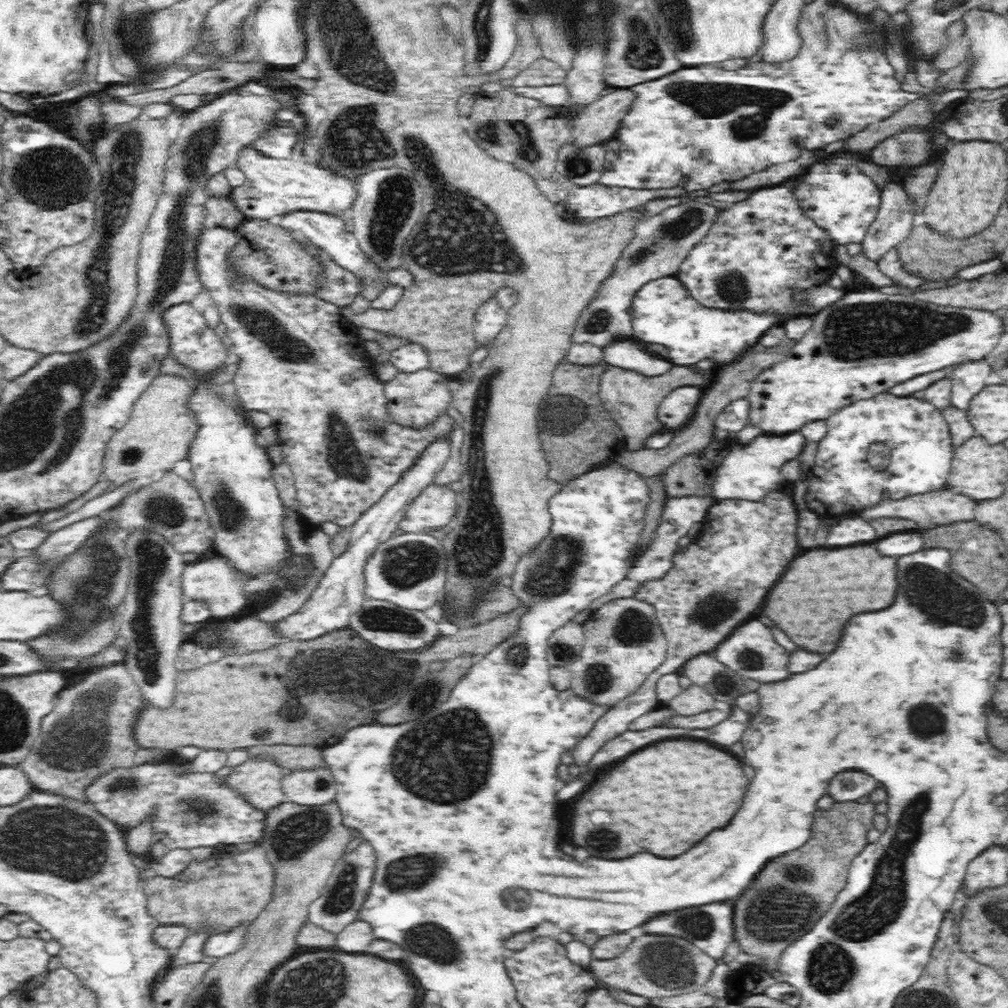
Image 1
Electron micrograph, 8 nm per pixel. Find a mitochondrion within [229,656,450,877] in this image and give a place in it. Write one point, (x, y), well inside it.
(292, 836)

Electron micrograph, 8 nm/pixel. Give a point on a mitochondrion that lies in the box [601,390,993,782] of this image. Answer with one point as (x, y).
(940, 600)

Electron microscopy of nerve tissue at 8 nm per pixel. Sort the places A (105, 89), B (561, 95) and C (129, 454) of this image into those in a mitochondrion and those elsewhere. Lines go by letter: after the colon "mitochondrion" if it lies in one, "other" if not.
A: other
B: other
C: mitochondrion

